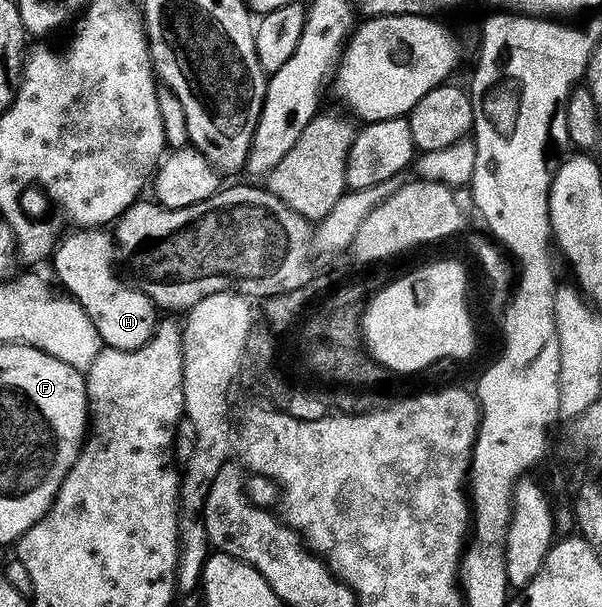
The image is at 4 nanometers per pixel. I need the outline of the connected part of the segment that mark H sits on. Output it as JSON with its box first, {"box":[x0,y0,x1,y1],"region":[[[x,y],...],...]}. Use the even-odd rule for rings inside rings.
{"box":[53,229,157,351],"region":[[[75,229],[72,232],[58,240],[53,252],[55,275],[63,282],[62,290],[83,307],[106,346],[122,351],[136,351],[138,347],[146,346],[155,336],[157,308],[150,296],[115,276],[115,267],[111,264],[115,257],[117,259],[115,239],[108,232],[106,235],[103,229]]]}

